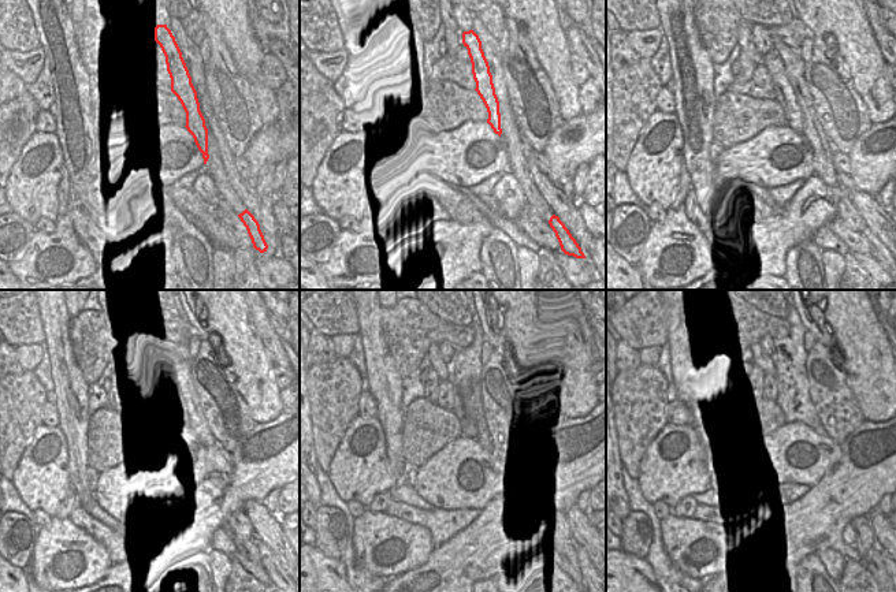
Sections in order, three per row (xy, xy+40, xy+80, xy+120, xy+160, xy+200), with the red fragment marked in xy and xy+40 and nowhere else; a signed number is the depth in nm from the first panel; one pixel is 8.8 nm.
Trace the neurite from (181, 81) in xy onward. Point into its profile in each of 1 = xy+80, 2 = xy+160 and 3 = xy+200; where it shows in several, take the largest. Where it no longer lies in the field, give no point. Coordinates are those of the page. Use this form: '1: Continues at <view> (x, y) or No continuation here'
1: Continues at xy+80 (780, 55)
2: Continues at xy+160 (465, 369)
3: Continues at xy+200 (776, 417).

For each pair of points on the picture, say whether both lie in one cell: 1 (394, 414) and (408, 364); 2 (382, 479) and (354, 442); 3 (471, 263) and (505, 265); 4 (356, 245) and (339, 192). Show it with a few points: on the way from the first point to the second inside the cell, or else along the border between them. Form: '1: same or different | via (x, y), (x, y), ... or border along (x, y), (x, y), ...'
1: different | border along (387, 349), (394, 368), (402, 379)
2: same | via (372, 469), (361, 458), (361, 451)
3: different | border along (489, 233), (479, 252), (480, 272)
4: different | border along (365, 213), (359, 222)

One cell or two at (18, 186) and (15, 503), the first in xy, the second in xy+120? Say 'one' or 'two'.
two

